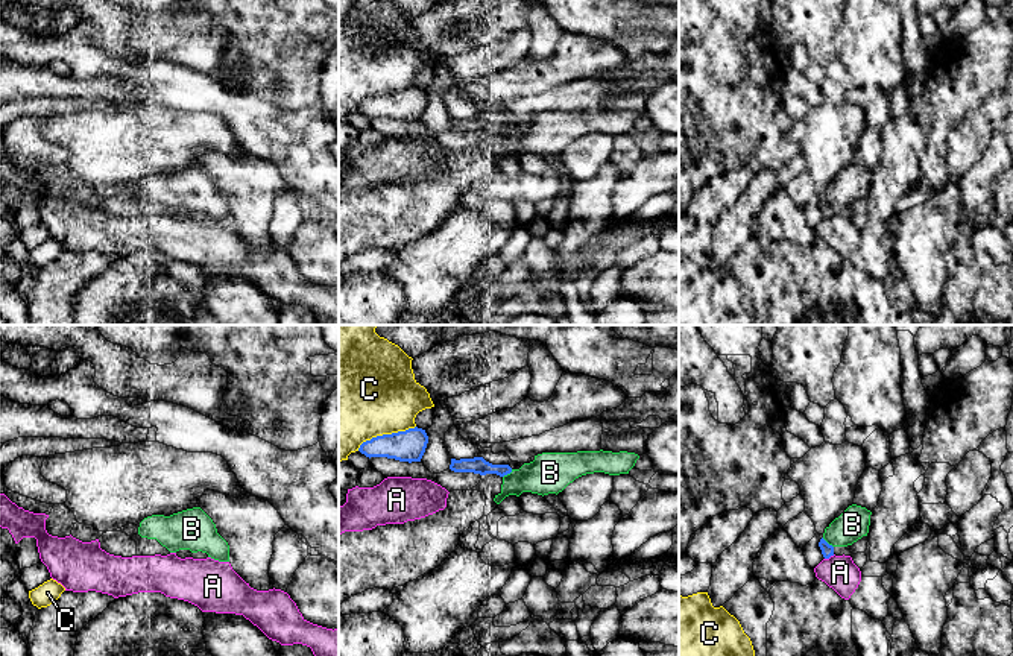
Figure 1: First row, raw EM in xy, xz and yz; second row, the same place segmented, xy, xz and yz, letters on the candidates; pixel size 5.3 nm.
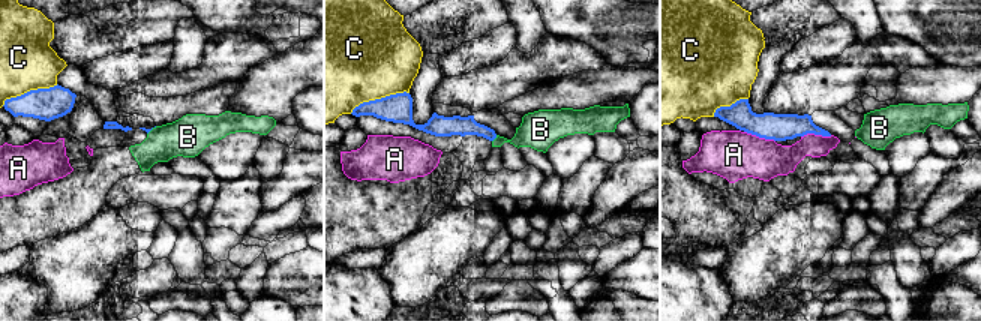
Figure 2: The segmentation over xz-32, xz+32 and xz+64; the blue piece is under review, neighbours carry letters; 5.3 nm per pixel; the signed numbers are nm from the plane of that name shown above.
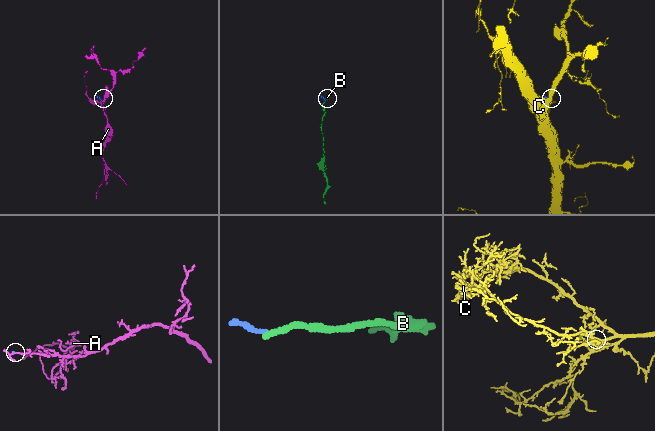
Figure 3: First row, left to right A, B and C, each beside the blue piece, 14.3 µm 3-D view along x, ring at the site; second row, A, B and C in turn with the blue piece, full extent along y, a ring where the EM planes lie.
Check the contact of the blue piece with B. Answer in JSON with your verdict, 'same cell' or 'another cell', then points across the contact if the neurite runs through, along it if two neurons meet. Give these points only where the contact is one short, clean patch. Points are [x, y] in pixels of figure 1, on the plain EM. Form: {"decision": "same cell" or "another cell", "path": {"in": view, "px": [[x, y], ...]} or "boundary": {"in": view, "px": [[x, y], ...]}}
{"decision": "another cell"}

